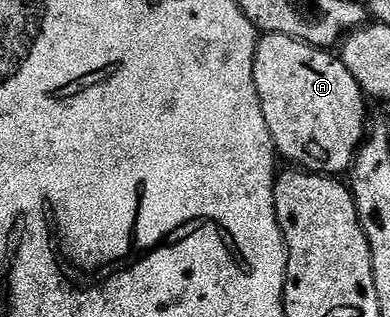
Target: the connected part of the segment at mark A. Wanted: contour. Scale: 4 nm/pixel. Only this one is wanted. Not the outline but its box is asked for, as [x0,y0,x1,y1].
[254,34,366,177]

